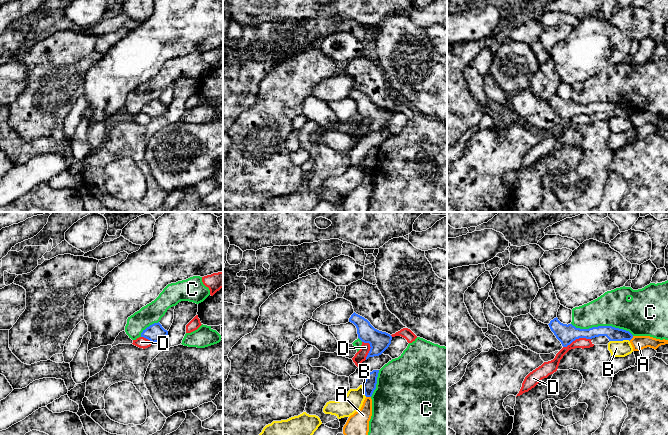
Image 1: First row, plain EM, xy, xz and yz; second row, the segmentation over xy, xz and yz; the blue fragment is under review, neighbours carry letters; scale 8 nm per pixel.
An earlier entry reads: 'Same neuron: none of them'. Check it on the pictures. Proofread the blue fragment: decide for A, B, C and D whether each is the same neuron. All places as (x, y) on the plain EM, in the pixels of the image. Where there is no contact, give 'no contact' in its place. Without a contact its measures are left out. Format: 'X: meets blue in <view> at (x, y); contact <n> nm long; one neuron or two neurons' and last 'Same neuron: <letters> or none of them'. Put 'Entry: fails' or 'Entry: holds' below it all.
A: meets blue in xz at (368, 172); contact 40 nm long; two neurons
B: meets blue in yz at (619, 116); contact 160 nm long; two neurons
C: meets blue in yz at (602, 102); contact 500 nm long; two neurons
D: meets blue in yz at (576, 114); contact 240 nm long; two neurons
Same neuron: none of them
Entry: holds

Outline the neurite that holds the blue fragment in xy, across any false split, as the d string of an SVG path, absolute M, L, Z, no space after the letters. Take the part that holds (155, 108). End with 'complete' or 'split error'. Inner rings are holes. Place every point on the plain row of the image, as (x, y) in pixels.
M159 98L150 101L141 109L141 113L150 116L152 119L165 115L167 111L168 107Z; complete

